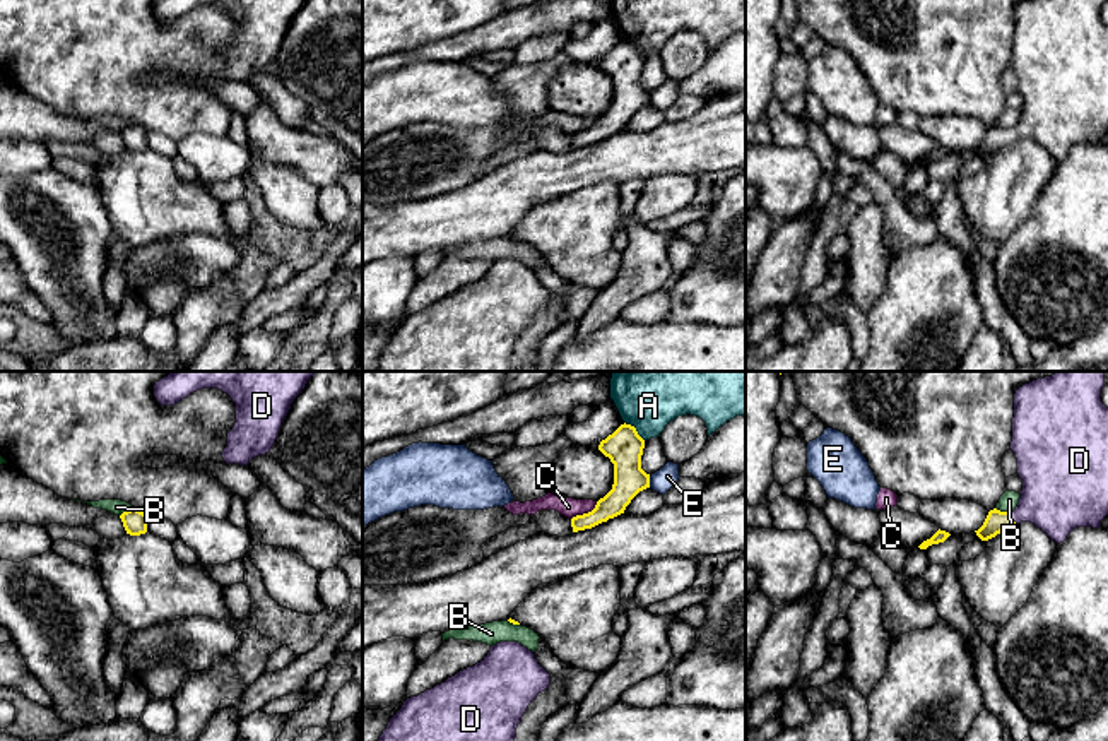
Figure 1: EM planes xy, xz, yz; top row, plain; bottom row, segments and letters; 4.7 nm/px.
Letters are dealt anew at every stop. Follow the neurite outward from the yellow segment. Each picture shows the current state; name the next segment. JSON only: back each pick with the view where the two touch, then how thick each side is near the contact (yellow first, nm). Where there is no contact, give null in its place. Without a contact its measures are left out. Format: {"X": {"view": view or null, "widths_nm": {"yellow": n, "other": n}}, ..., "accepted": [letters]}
{"D": {"view": "yz", "widths_nm": {"yellow": 100, "other": 340}}, "accepted": ["D"]}

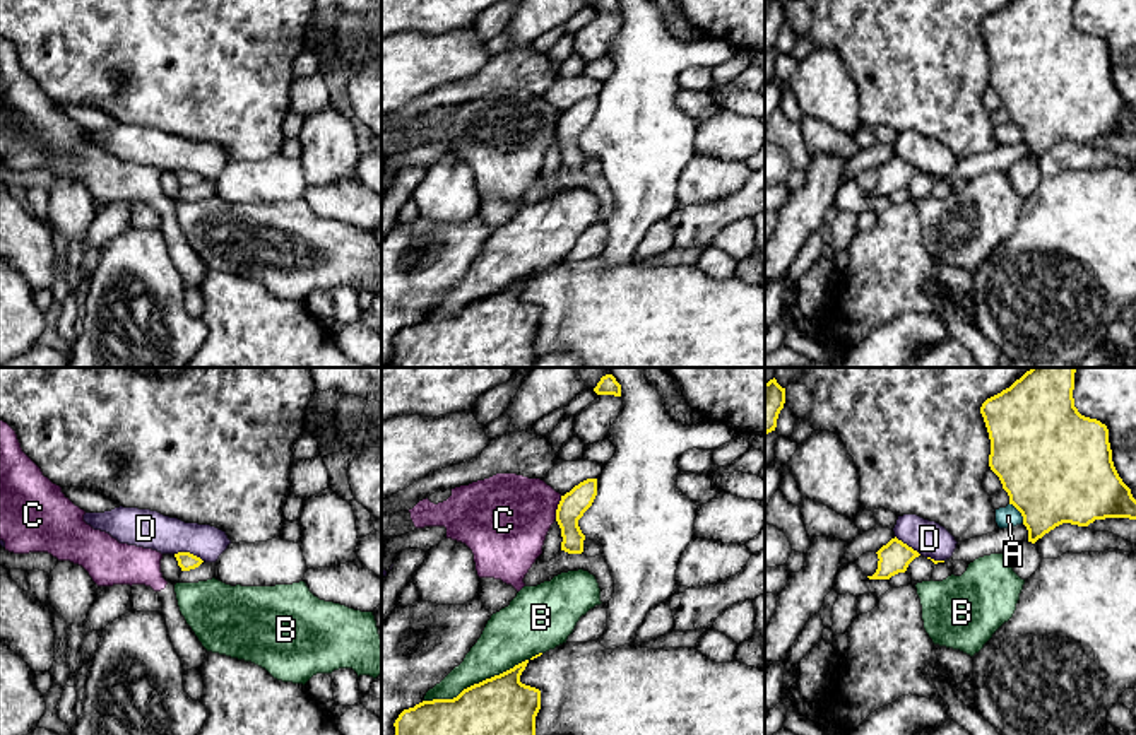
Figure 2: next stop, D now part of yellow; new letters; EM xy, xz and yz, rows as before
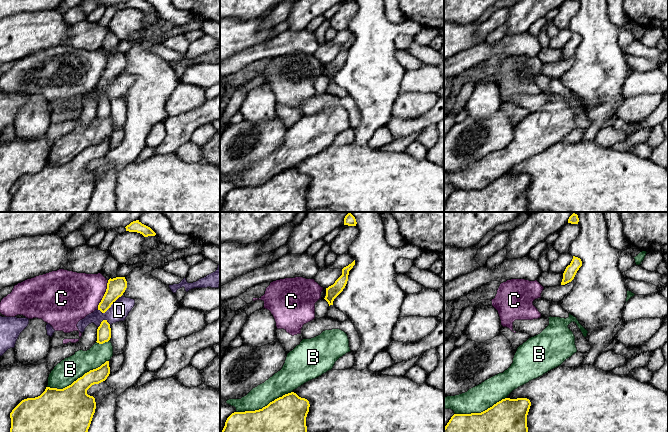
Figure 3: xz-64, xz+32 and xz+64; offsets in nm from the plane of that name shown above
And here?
{"accepted": []}

